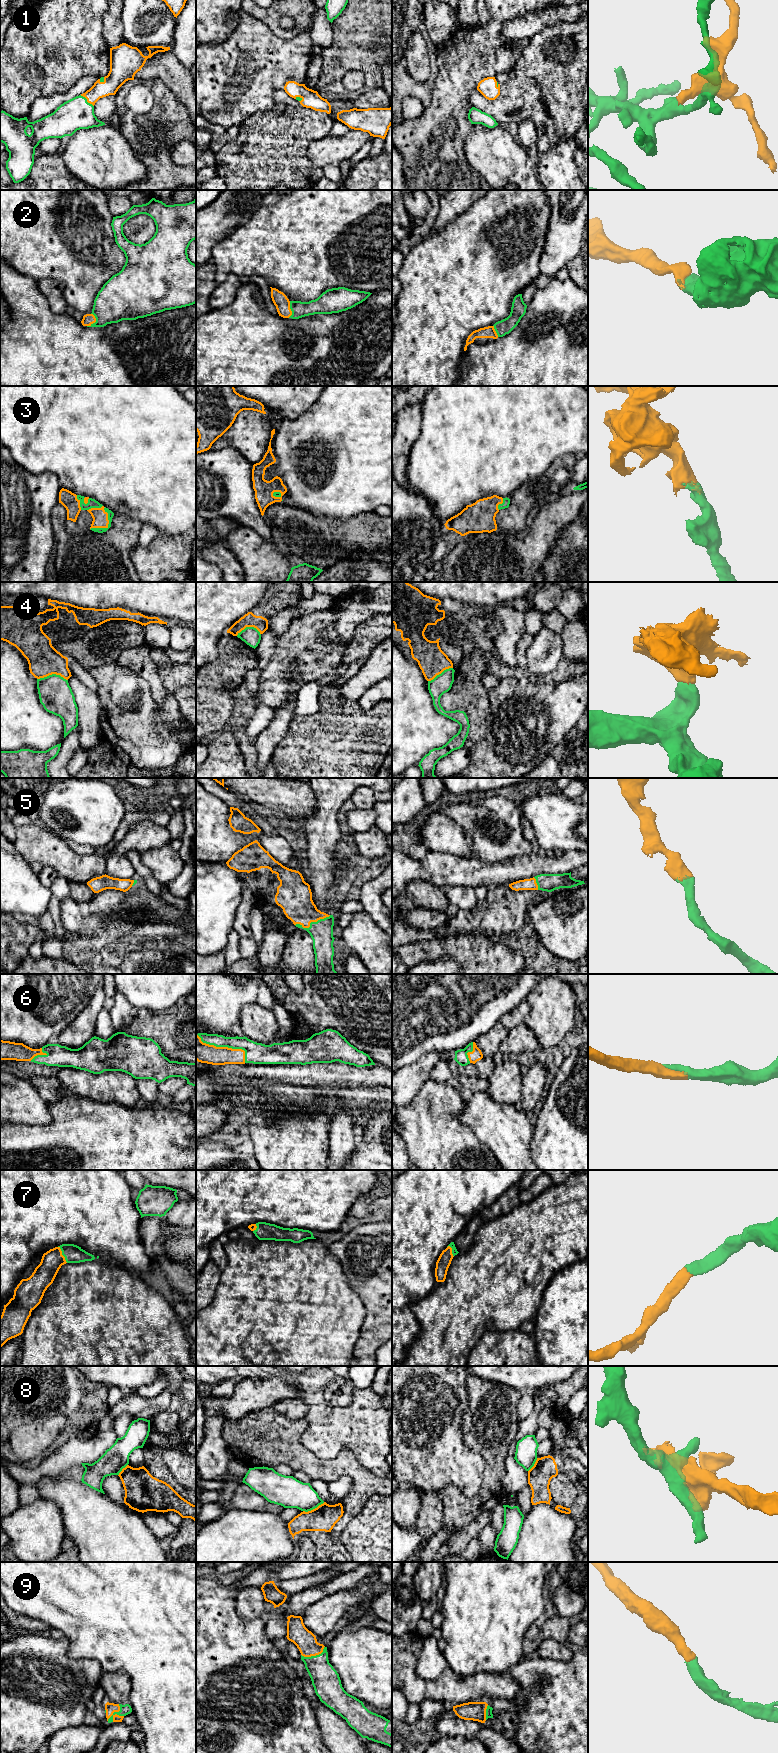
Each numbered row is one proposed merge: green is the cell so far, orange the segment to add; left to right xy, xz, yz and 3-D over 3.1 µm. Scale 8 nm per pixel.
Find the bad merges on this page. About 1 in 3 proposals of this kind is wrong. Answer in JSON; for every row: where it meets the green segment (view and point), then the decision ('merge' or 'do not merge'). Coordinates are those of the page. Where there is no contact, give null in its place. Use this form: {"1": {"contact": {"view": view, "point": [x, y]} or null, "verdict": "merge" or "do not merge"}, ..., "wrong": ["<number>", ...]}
{"1": {"contact": {"view": "xy", "point": [86, 100]}, "verdict": "merge"}, "2": {"contact": {"view": "xy", "point": [96, 321]}, "verdict": "merge"}, "3": {"contact": {"view": "xy", "point": [108, 525]}, "verdict": "merge"}, "4": {"contact": {"view": "xy", "point": [52, 674]}, "verdict": "do not merge"}, "5": {"contact": {"view": "xz", "point": [311, 922]}, "verdict": "merge"}, "6": {"contact": {"view": "xz", "point": [225, 1046]}, "verdict": "merge"}, "7": {"contact": {"view": "xy", "point": [62, 1254]}, "verdict": "merge"}, "8": {"contact": {"view": "xz", "point": [313, 1508]}, "verdict": "do not merge"}, "9": {"contact": {"view": "xy", "point": [116, 1712]}, "verdict": "merge"}, "wrong": ["4", "8"]}

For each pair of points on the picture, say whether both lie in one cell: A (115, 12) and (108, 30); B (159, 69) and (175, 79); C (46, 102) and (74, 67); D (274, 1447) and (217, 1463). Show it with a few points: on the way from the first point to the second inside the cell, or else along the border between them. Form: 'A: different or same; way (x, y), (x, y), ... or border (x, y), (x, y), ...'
A: same; way (113, 16), (112, 26)
B: same; way (163, 69), (171, 75)
C: different; border (75, 84), (64, 93), (39, 96), (32, 104)
D: different; border (221, 1432), (221, 1436), (231, 1454)

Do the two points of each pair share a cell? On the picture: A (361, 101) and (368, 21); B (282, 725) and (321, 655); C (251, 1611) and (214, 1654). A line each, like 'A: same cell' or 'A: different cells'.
A: different cells
B: different cells
C: different cells

